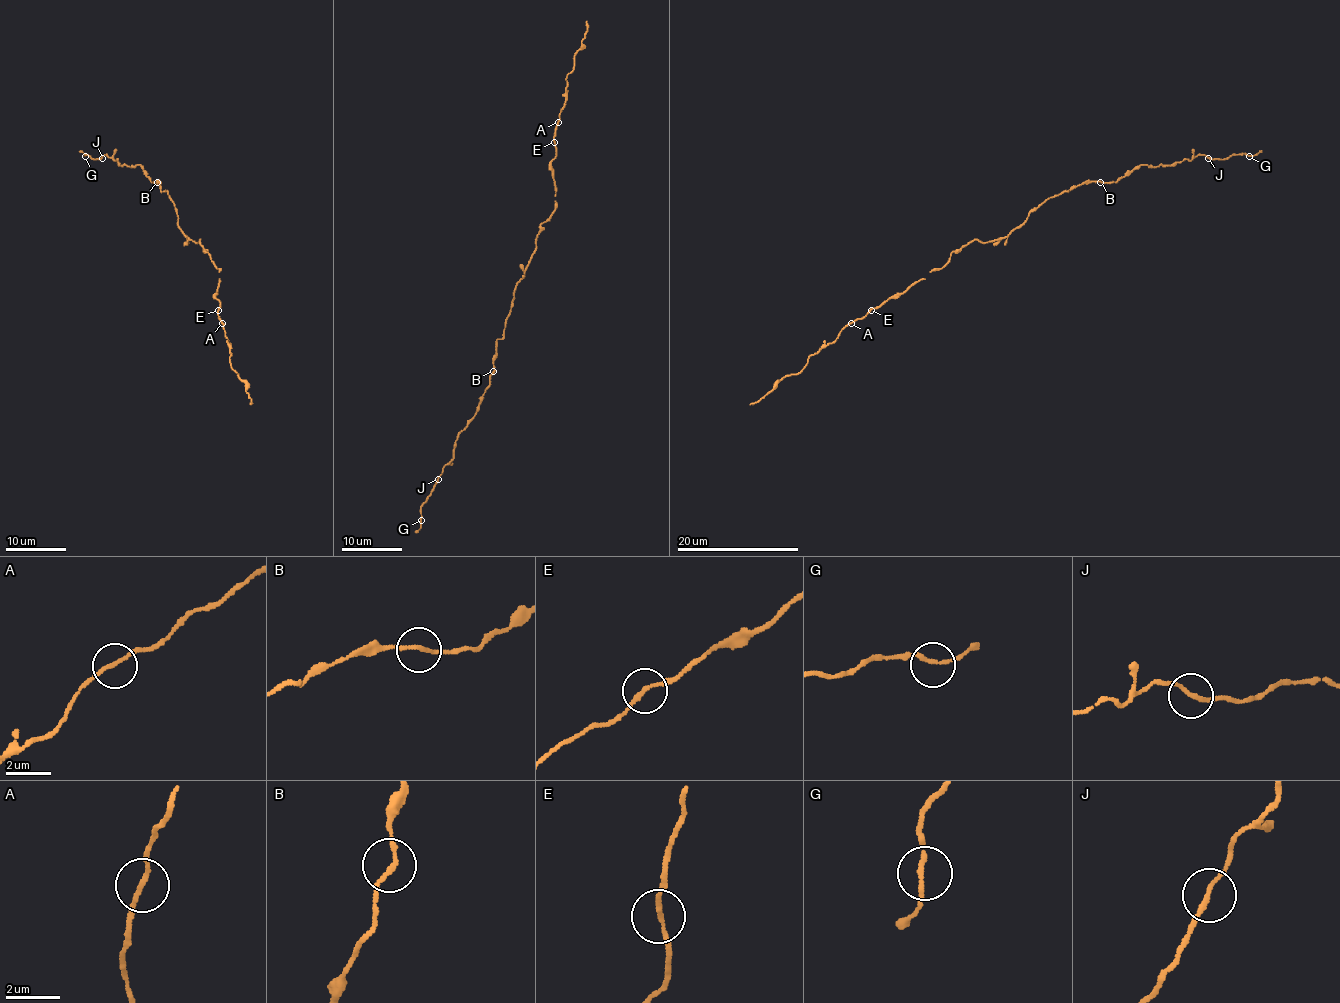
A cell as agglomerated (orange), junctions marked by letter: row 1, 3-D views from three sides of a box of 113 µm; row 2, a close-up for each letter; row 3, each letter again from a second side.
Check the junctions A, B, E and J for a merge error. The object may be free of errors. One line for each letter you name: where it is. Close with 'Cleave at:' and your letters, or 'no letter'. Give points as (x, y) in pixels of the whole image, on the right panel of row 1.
J: place (1208, 158)
Cleave at: J

